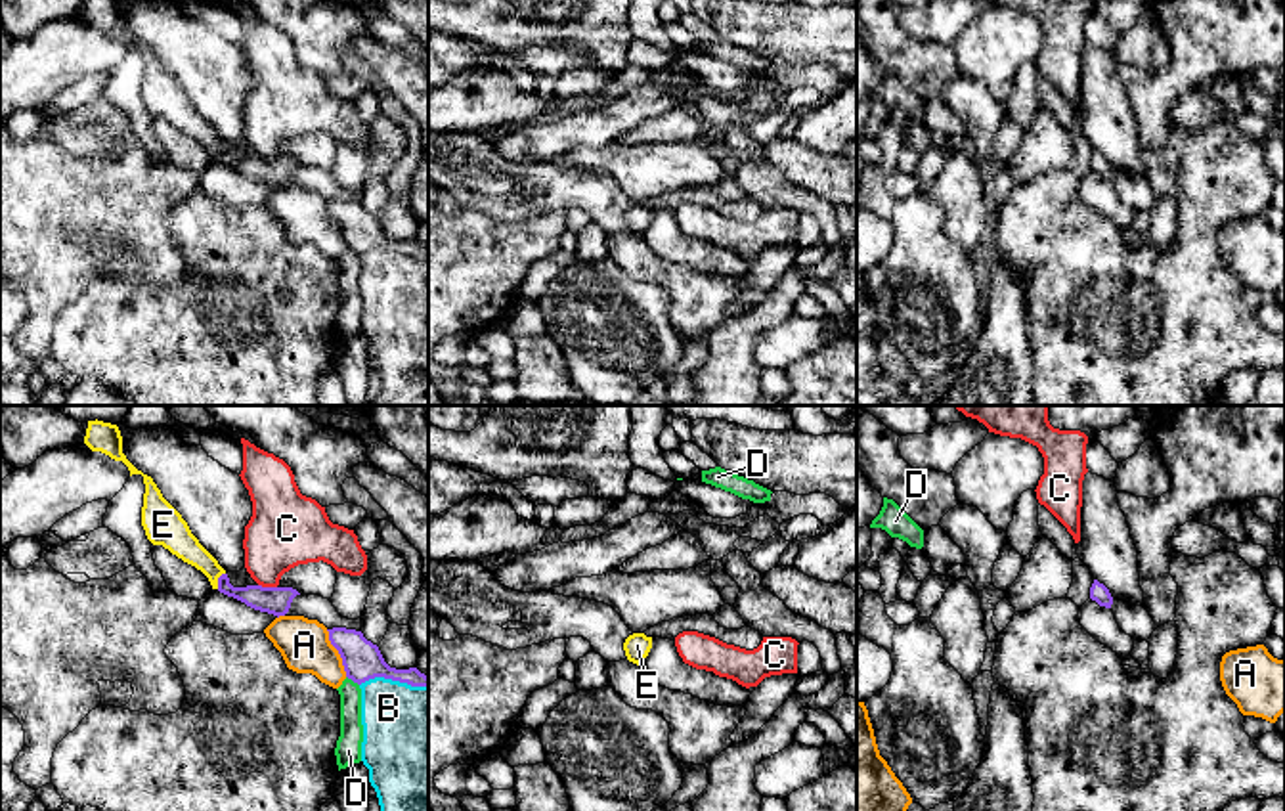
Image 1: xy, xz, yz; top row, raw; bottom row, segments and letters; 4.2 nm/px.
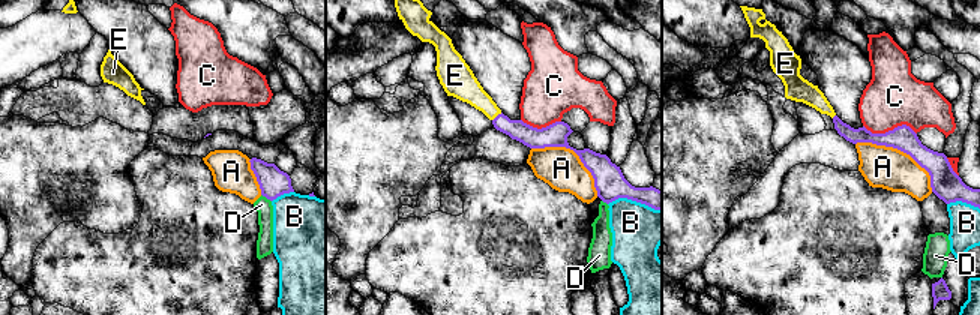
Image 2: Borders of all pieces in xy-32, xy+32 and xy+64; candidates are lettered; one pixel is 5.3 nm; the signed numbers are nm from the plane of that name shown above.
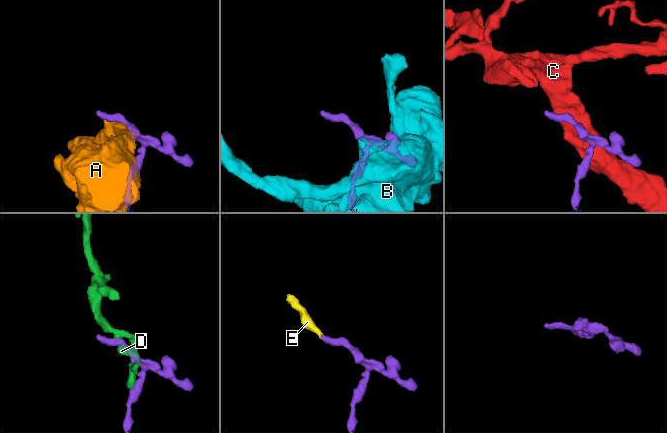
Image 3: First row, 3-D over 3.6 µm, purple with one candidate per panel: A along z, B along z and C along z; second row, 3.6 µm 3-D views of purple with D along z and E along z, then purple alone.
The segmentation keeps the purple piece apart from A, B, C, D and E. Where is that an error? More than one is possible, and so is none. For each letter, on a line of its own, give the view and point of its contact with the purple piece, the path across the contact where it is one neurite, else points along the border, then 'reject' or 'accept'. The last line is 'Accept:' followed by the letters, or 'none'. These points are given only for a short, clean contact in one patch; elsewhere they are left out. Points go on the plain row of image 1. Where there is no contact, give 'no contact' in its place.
A: xy (339, 224) | reject
B: xy (394, 251) | reject
C: xy (268, 159) | reject
D: xy (352, 251) | reject
E: xy (218, 152) | across xy (274, 173), (230, 163), (218, 152), (176, 109) | accept
Accept: E

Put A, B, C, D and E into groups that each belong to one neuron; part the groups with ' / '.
A / B / C / D / E

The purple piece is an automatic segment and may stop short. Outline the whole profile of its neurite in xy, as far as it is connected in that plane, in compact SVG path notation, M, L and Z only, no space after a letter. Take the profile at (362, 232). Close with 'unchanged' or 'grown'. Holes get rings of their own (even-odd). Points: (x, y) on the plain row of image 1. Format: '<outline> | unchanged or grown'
M333 199L329 203L331 216L338 222L346 249L361 256L375 249L384 249L411 258L428 258L428 249L417 239L396 241L390 239L379 218L363 208L361 203Z | unchanged

